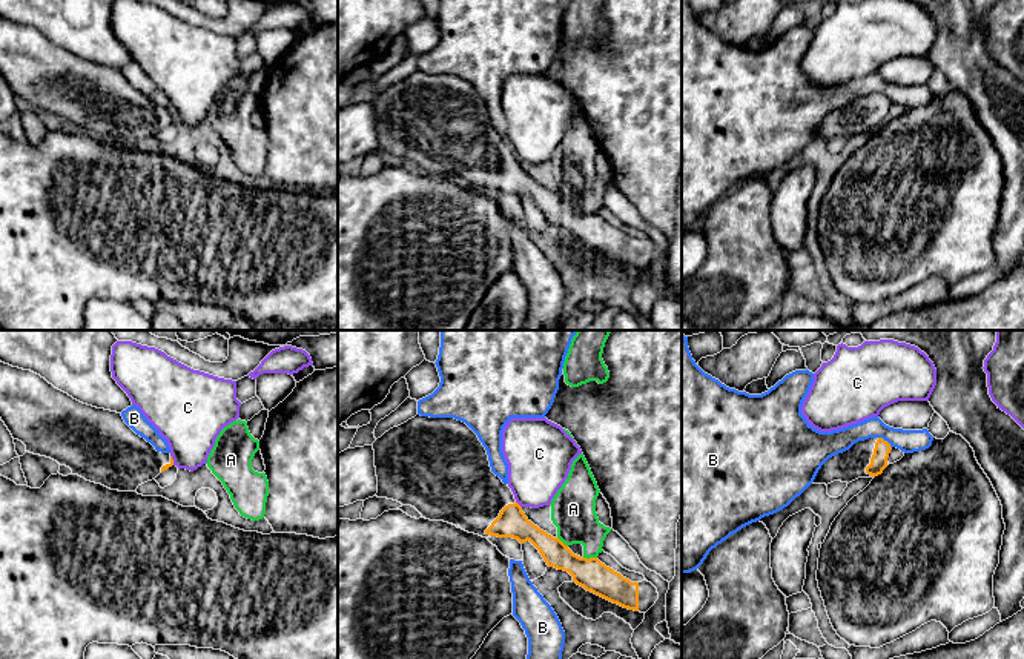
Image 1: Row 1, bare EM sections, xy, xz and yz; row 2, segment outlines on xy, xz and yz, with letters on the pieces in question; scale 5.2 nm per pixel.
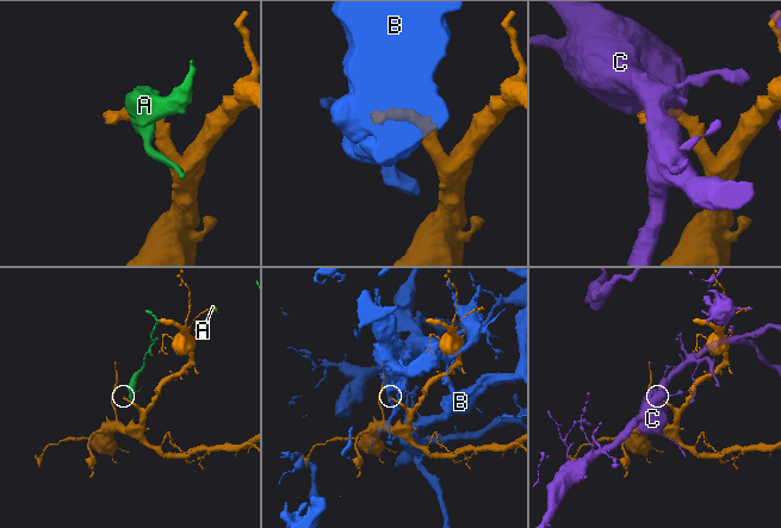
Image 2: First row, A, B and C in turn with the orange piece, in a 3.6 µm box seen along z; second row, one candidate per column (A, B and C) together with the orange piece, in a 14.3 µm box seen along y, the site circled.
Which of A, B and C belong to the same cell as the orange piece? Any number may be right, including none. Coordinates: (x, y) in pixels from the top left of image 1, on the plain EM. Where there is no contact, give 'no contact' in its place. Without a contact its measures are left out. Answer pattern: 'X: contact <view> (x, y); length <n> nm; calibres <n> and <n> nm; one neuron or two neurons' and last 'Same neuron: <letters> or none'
A: contact xz (590, 214); length 70 nm; calibres 160 and 220 nm; two neurons
B: contact yz (886, 97); length 90 nm; calibres 90 and 120 nm; two neurons
C: contact xz (518, 160); length 50 nm; calibres 160 and 320 nm; two neurons
Same neuron: none

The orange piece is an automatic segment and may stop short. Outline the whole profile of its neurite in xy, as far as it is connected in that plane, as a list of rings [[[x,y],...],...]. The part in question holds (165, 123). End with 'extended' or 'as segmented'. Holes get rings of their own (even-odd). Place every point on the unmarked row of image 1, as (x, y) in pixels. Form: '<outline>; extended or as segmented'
[[[0,17],[0,74],[14,95],[26,101],[26,108],[51,114],[72,126],[86,137],[101,140],[111,146],[135,147],[141,140],[155,135],[173,121],[170,109],[157,108],[144,94],[137,91],[123,75],[121,69],[83,60],[68,49],[55,45],[40,31],[12,23]]]; extended

